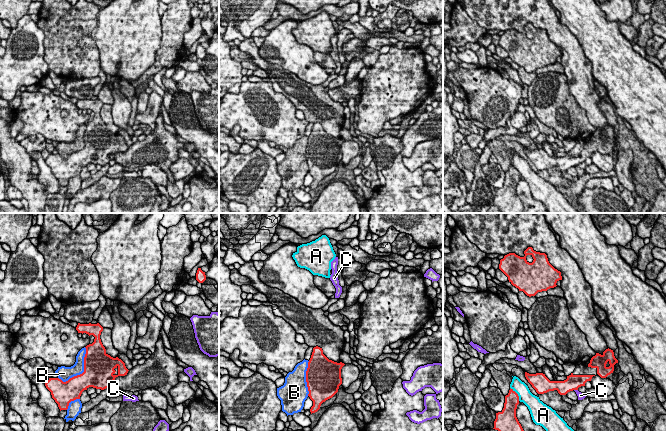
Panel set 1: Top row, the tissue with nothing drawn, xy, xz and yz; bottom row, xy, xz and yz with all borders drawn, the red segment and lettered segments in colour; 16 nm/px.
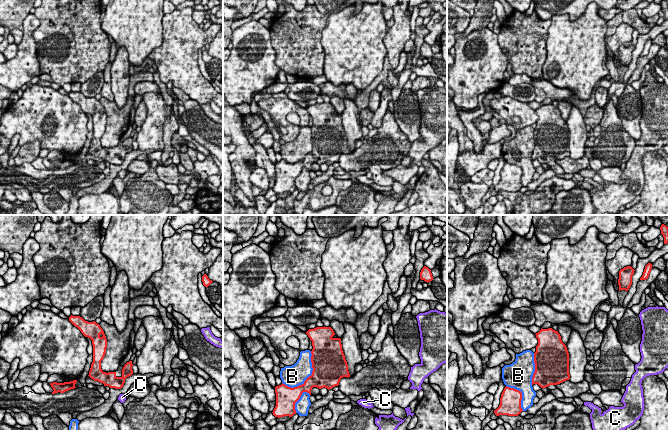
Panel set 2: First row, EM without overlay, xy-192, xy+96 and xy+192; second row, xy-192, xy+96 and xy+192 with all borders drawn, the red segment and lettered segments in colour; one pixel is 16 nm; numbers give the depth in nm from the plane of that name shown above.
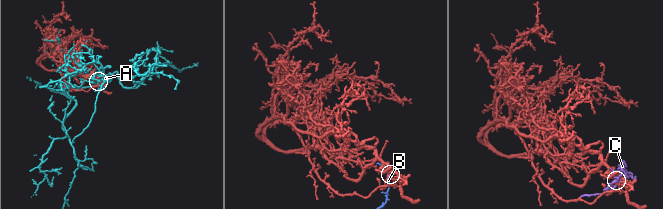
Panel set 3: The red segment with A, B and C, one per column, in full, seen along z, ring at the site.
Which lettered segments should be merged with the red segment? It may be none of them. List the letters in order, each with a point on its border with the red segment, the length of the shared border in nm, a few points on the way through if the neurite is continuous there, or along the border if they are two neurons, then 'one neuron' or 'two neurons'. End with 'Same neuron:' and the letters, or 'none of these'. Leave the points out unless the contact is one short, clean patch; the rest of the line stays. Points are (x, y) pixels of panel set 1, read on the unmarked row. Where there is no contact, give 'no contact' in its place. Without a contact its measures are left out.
A: meets red in yz at (517, 170); contact 260 nm long; two neurons
B: meets red in xy at (84, 145); contact 700 nm long; two neurons
C: meets red in yz at (576, 165); contact 70 nm long; one neuron
Same neuron: C

